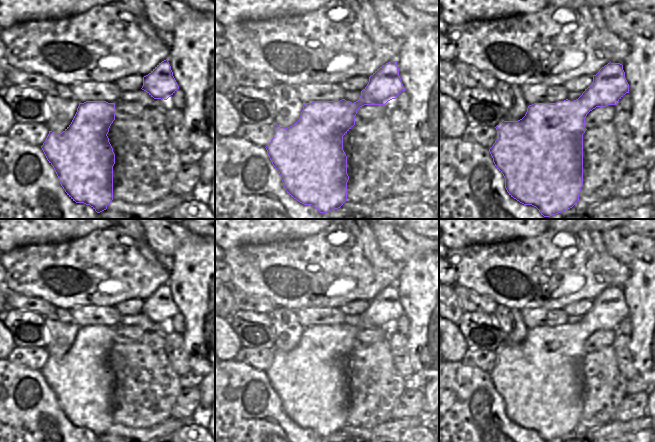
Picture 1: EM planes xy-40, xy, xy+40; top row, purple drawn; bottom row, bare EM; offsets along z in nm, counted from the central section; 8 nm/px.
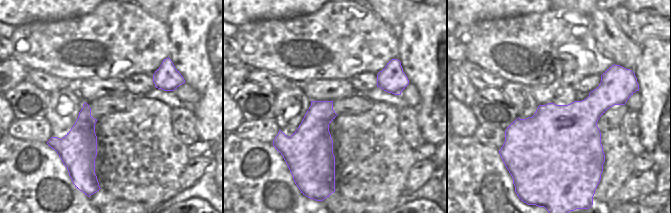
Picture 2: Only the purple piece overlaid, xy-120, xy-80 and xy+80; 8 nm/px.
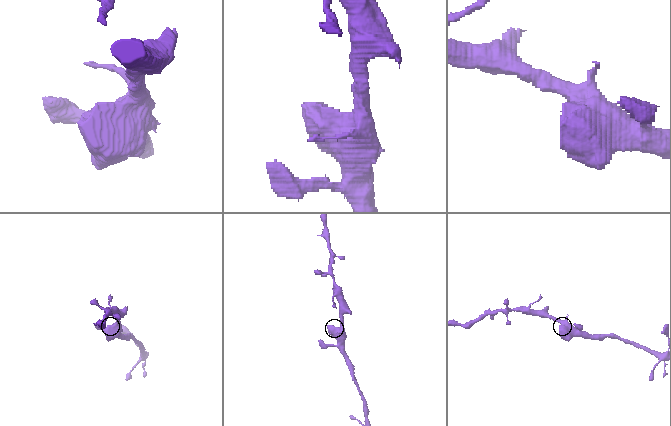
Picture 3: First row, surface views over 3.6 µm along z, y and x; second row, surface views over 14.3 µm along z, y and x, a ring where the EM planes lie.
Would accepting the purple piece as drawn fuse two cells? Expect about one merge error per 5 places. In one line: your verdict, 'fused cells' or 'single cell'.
single cell

